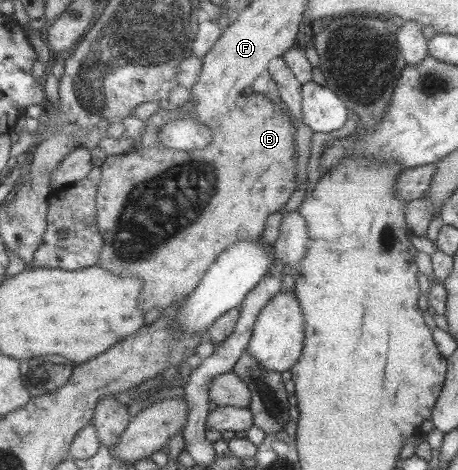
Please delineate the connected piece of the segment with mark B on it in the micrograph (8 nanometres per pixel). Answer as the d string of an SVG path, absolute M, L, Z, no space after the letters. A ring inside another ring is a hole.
M257 92L243 94L236 99L235 105L226 114L202 124L211 132L211 141L203 149L181 151L163 147L139 148L121 155L108 155L100 165L100 180L96 184L95 196L97 230L103 239L99 265L111 271L113 275L140 279L142 287L137 307L145 315L155 307L160 312L169 307L173 301L184 300L195 289L219 253L233 243L257 241L263 232L265 217L273 211L280 212L296 187L298 157L293 141L295 128L279 104ZM179 205L181 205L181 225L175 223L175 231L171 237L171 221L179 221ZM147 225L159 227L161 231L147 231Z

